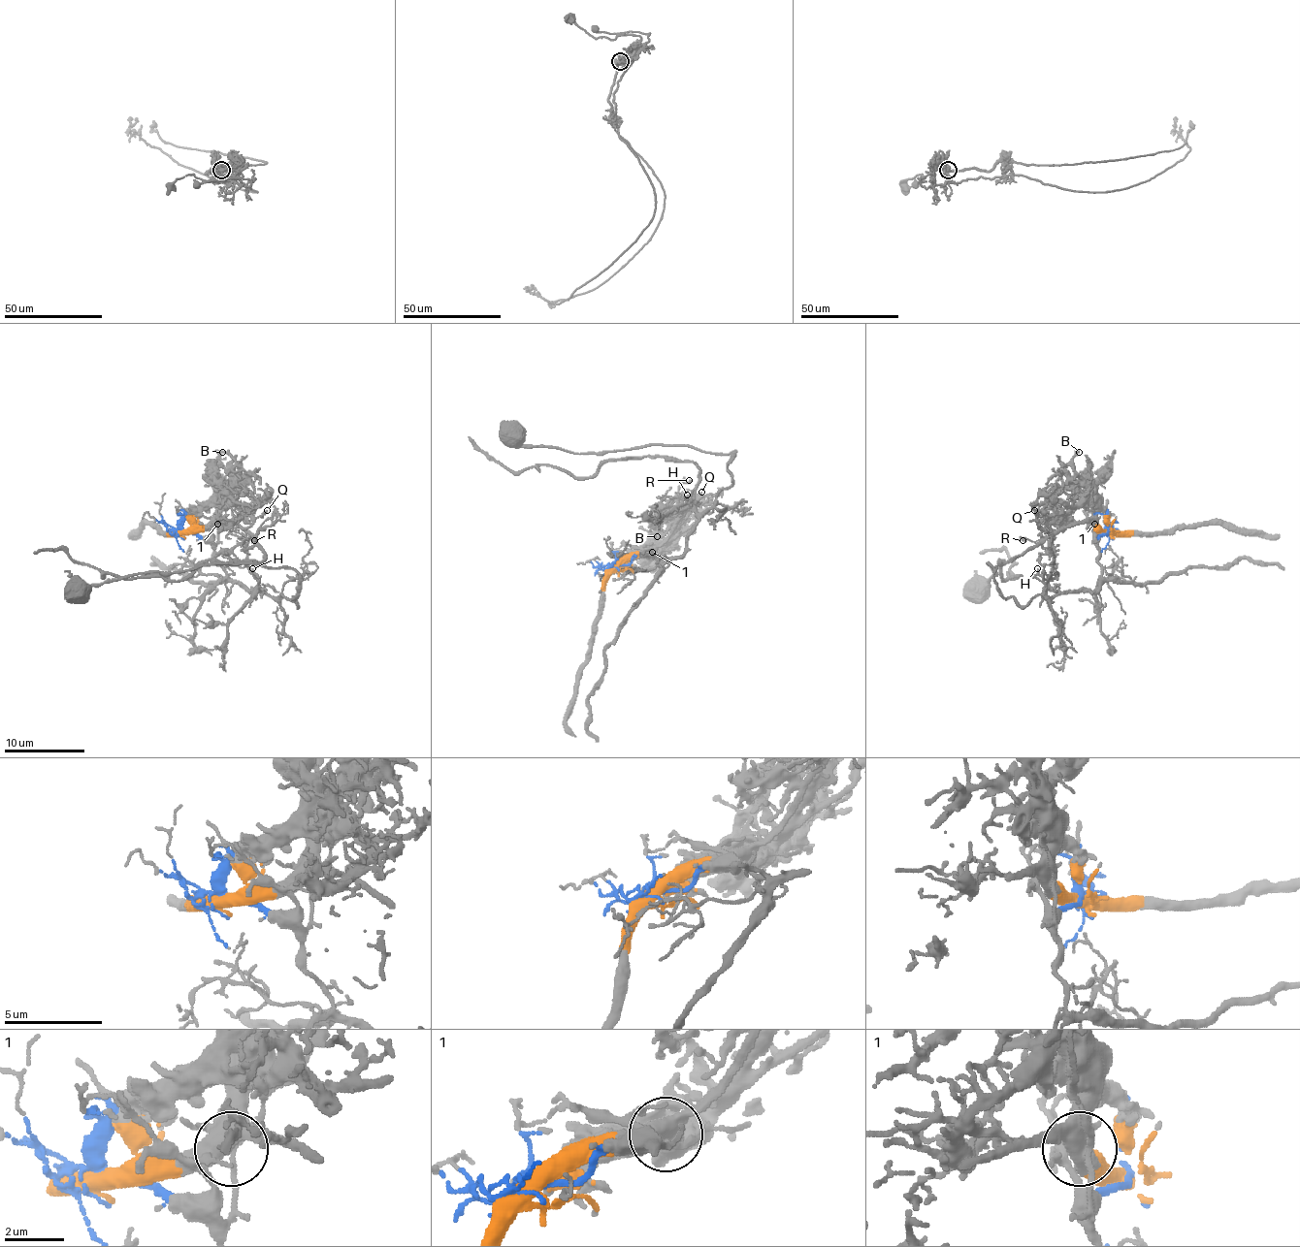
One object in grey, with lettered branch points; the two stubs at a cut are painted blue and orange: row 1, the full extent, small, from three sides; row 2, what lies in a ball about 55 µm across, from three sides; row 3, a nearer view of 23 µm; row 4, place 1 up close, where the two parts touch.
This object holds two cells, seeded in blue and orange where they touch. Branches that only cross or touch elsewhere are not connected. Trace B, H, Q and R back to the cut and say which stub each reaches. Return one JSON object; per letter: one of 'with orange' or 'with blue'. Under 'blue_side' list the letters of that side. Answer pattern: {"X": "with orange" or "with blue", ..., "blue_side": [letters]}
{"B": "with orange", "H": "with blue", "Q": "with orange", "R": "with blue", "blue_side": ["H", "R"]}

